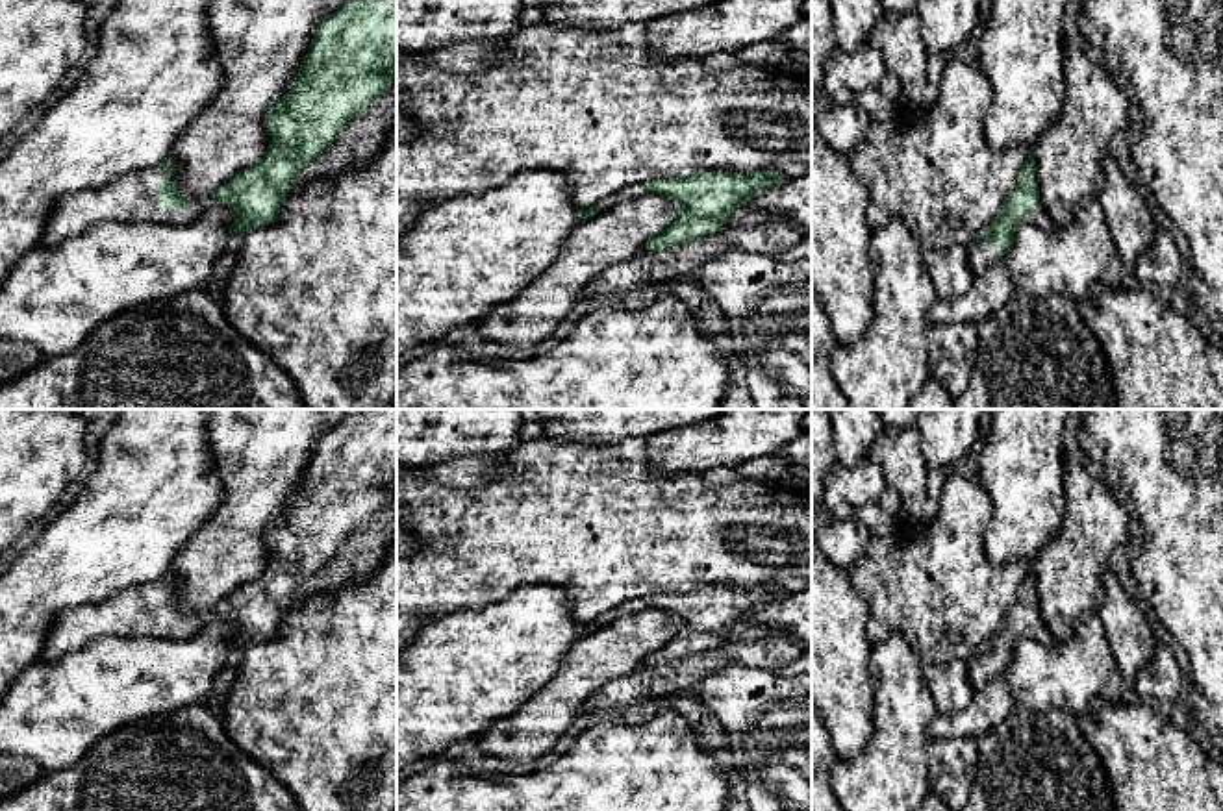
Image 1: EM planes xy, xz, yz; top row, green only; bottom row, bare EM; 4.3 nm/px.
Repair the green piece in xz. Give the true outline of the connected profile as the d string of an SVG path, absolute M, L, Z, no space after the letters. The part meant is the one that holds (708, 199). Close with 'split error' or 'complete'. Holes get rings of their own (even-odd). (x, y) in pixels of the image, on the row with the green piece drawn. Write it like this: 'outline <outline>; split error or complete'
outline M776 170L752 174L700 172L680 180L658 180L641 185L643 194L660 194L680 206L676 218L656 237L649 239L647 250L663 250L686 244L725 230L726 218L758 191L784 183Z; complete

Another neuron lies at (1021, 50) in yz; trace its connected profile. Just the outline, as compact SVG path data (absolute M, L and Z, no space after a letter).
M991 0L978 67L991 85L986 139L993 150L1032 150L1065 98L1062 70L1067 0Z

